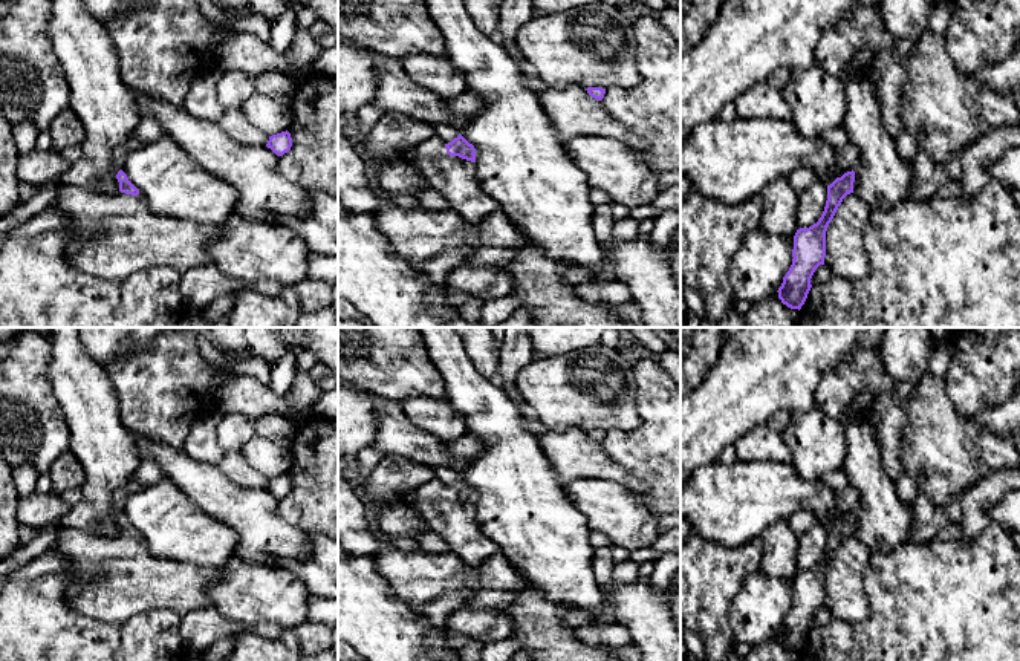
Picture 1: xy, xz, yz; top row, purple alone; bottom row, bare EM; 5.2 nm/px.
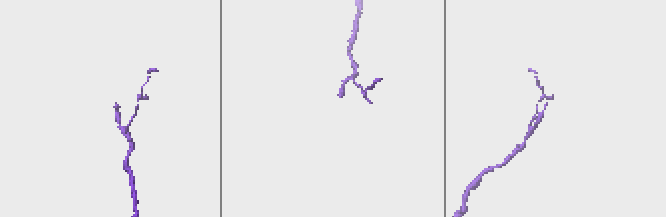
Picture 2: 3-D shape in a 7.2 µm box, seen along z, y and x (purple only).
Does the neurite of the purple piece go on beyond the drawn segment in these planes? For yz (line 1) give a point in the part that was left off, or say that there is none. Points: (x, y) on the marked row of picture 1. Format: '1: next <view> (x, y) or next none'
1: next yz (883, 179)

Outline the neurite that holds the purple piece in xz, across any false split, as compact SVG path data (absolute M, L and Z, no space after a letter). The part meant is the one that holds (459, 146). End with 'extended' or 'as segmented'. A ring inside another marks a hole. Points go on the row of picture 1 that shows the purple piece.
M462 135L448 144L437 138L425 139L416 145L416 155L407 162L471 226L482 225L500 208L476 179L476 148Z; extended

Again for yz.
M858 50L853 55L852 69L841 77L847 96L847 109L844 113L843 129L847 133L849 142L859 148L859 161L852 171L844 173L841 177L836 177L830 185L827 185L827 200L818 222L809 228L797 230L794 236L792 265L777 291L781 303L791 309L801 309L812 288L810 278L815 269L820 265L824 265L826 231L838 207L847 194L855 193L858 197L869 204L870 210L878 211L887 211L899 202L911 199L911 168L899 156L896 142L885 130L885 125L881 119L881 101L875 89L875 81L870 75L873 60L875 52Z; extended

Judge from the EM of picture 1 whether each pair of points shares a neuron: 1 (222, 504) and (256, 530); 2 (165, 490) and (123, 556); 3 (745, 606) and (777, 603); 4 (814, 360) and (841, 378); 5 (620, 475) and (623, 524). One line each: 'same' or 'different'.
1: same
2: different
3: same
4: different
5: different

